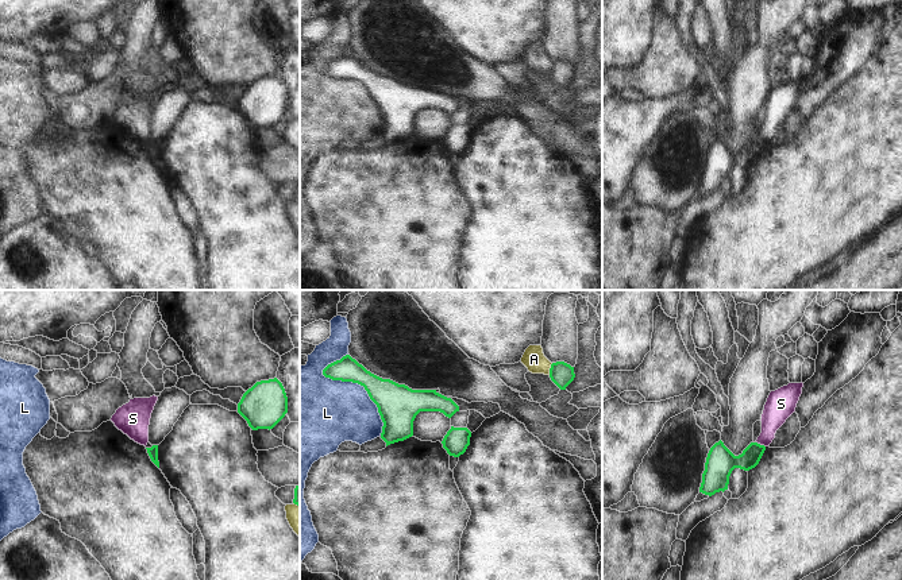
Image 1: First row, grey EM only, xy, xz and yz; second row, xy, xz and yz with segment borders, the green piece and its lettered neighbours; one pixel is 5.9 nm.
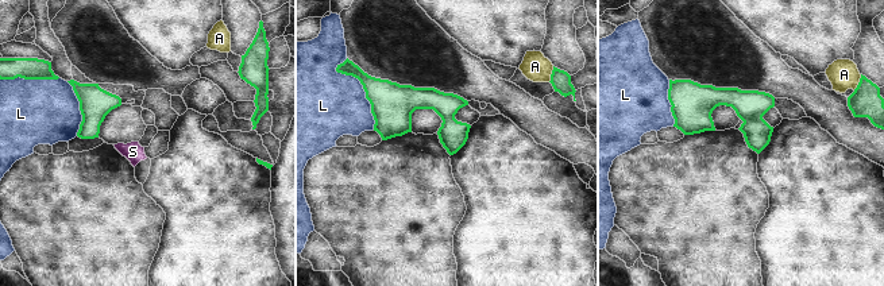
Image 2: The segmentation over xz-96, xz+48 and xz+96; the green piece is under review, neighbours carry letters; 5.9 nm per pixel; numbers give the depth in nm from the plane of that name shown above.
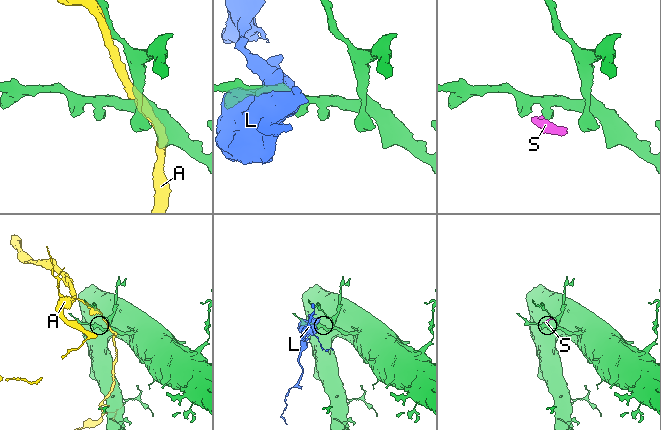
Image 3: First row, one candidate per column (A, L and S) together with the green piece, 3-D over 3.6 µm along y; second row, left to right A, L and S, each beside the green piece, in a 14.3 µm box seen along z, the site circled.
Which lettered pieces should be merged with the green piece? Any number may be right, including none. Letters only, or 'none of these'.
none of these

